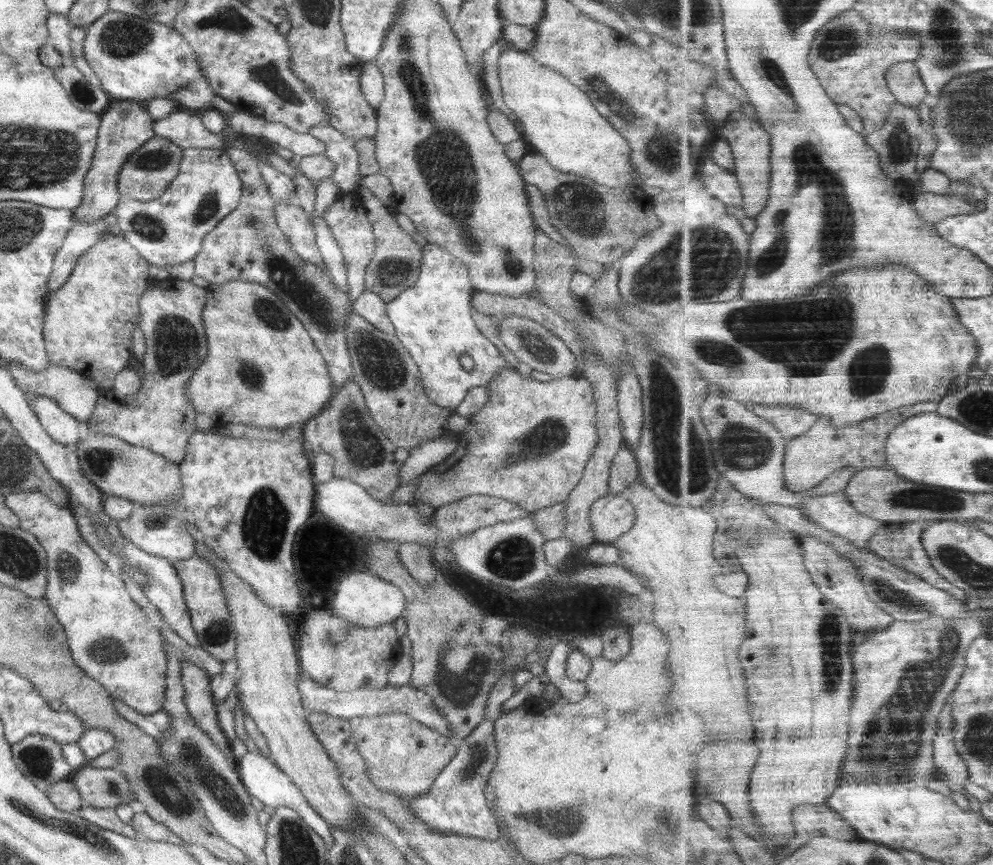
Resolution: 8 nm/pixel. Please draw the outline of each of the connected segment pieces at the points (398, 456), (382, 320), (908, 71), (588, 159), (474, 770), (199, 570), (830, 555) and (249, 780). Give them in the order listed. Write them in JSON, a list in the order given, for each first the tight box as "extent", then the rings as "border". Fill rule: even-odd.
[{"extent":[301,381,410,504],"border":[[[355,381],[346,382],[340,392],[334,391],[327,406],[303,428],[301,439],[310,444],[315,455],[328,453],[334,457],[334,477],[356,482],[382,504],[398,504],[392,500],[392,493],[402,484],[400,467],[410,451],[396,446],[370,417],[363,392]]]},{"extent":[353,290,395,334],"border":[[[365,290],[353,301],[353,310],[365,318],[372,326],[386,334],[395,334],[395,328],[386,312],[386,302],[376,293]]]},{"extent":[887,62,930,108],"border":[[[900,62],[887,74],[888,83],[899,102],[918,108],[930,96],[916,62]]]},{"extent":[498,43,635,188],"border":[[[501,43],[501,46],[498,70],[502,96],[505,104],[512,109],[521,123],[522,135],[528,139],[528,144],[532,144],[560,172],[577,174],[608,188],[633,186],[635,182],[631,175],[633,165],[629,144],[594,108],[588,95],[559,72],[538,64],[528,52],[510,48],[505,43]]]},{"extent":[409,719,499,841],"border":[[[484,719],[463,740],[457,742],[457,751],[454,758],[440,771],[434,779],[429,791],[409,799],[409,810],[415,814],[428,829],[434,829],[436,833],[446,835],[458,835],[458,837],[474,837],[476,839],[497,841],[499,838],[499,826],[490,810],[485,795],[485,786],[489,782],[490,773],[496,764],[498,749],[495,743],[495,722],[492,719]]]},{"extent":[172,554,236,661],"border":[[[195,554],[188,560],[172,562],[182,583],[183,599],[188,607],[190,619],[200,646],[219,661],[229,661],[235,658],[236,633],[232,625],[232,617],[227,607],[223,584],[219,572],[207,560]]]},{"extent":[801,534,897,634],"border":[[[806,534],[801,537],[802,545],[806,555],[806,563],[809,571],[813,574],[814,582],[818,582],[818,586],[825,595],[834,601],[848,617],[848,622],[854,628],[854,633],[863,632],[870,634],[874,630],[887,629],[894,625],[897,621],[893,614],[886,612],[878,603],[872,601],[869,591],[866,590],[865,582],[858,574],[857,564],[847,558],[845,554],[840,554],[833,544],[824,542],[821,538]]]},{"extent":[234,751,334,849],"border":[[[247,751],[237,761],[234,761],[236,769],[239,772],[240,780],[246,787],[248,794],[254,798],[258,798],[260,802],[263,802],[266,806],[273,807],[288,807],[293,811],[296,811],[299,818],[306,822],[307,826],[310,826],[320,838],[325,842],[325,846],[329,849],[334,844],[334,837],[330,831],[330,826],[326,820],[322,820],[320,815],[310,806],[310,803],[304,798],[302,791],[293,783],[293,780],[284,774],[277,764],[272,760],[267,759],[260,753],[254,753]]]}]

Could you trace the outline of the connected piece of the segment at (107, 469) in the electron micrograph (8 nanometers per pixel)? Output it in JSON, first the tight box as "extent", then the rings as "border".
{"extent":[75,426,184,506],"border":[[[84,426],[81,441],[77,444],[75,453],[79,458],[82,476],[92,482],[104,496],[119,496],[135,504],[154,504],[155,506],[175,498],[184,505],[179,493],[182,489],[179,463],[170,462],[153,450],[134,446],[116,436],[93,432]]]}

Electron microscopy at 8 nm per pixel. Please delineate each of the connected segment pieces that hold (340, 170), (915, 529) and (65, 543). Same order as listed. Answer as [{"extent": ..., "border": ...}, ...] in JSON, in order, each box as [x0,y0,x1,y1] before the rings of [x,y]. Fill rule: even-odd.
[{"extent":[309,125,360,194],"border":[[[314,125],[309,134],[325,144],[324,154],[334,161],[335,171],[331,176],[333,183],[340,187],[342,194],[350,193],[360,180],[359,154],[355,142],[330,125]]]},{"extent":[870,519,972,604],"border":[[[924,519],[916,522],[889,522],[884,523],[874,537],[871,538],[870,546],[873,552],[876,552],[881,557],[888,559],[890,562],[895,562],[897,565],[904,567],[911,573],[920,575],[924,580],[927,580],[930,584],[943,588],[948,592],[951,592],[954,596],[962,599],[965,603],[972,604],[966,597],[966,591],[958,588],[953,582],[950,582],[947,578],[942,576],[942,573],[933,565],[932,557],[926,550],[923,543],[924,531],[930,528],[934,524],[934,521]]]},{"extent":[4,491,167,714],"border":[[[38,491],[4,494],[6,504],[19,518],[19,527],[30,532],[47,552],[47,585],[45,601],[64,627],[72,660],[90,678],[97,680],[111,698],[122,700],[140,714],[154,714],[163,709],[165,699],[167,654],[159,625],[148,619],[142,605],[136,603],[124,589],[124,581],[94,552],[82,538],[71,507],[56,506]]]}]

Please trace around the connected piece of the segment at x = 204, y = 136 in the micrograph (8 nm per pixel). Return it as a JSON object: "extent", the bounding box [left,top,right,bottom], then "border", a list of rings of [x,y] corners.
{"extent":[153,109,224,149],"border":[[[177,109],[166,118],[153,122],[156,136],[166,138],[183,149],[223,149],[224,134],[210,132],[201,121],[200,113]]]}

